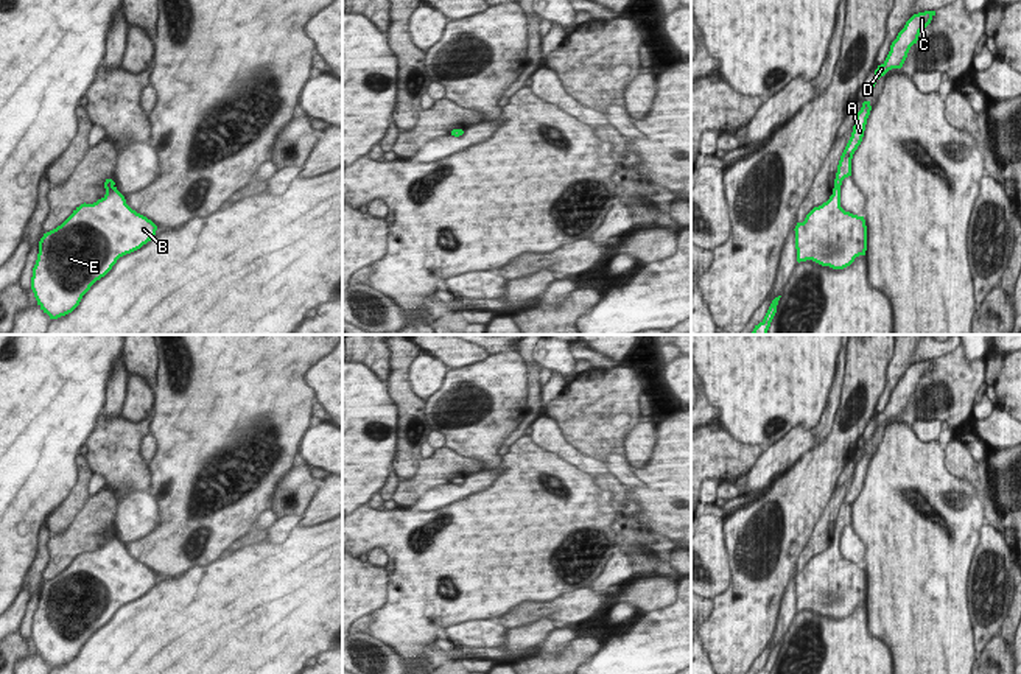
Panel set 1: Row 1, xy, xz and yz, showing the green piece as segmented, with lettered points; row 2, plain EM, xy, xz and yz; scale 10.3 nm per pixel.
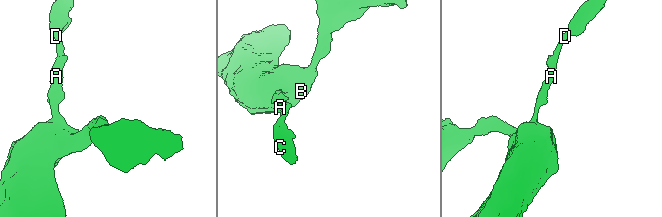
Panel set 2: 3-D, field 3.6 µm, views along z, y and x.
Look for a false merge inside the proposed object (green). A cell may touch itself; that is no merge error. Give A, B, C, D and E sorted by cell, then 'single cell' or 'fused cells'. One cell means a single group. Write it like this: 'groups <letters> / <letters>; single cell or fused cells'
groups A B C D E; single cell

